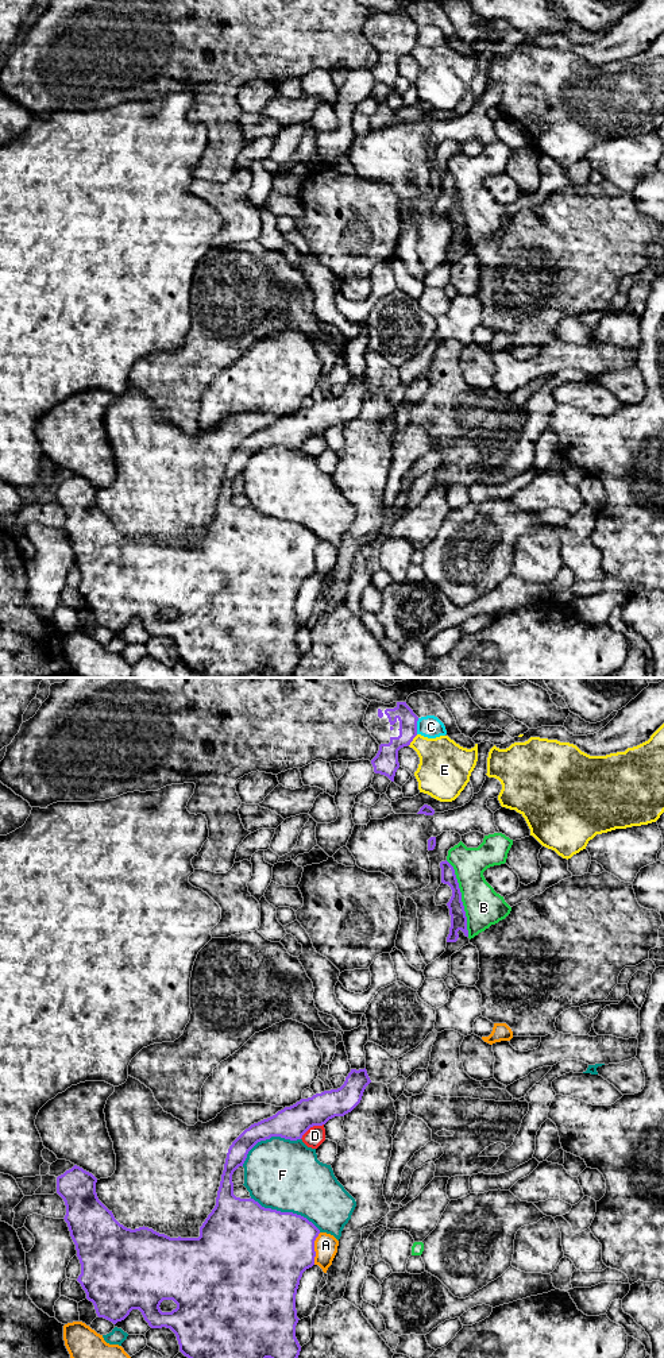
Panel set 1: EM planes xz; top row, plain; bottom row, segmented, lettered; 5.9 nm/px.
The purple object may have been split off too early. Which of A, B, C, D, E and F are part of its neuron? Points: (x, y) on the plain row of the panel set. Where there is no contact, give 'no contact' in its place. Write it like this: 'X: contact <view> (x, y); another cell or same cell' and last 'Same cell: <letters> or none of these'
A: contact xz (313, 558); another cell
B: contact xz (460, 207); another cell
C: contact xz (416, 35); another cell
D: contact xz (311, 435); another cell
E: contact xz (412, 49); another cell
F: contact xz (285, 521); another cell
Same cell: none of these

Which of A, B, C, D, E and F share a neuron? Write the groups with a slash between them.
A / B / C / D / E / F

